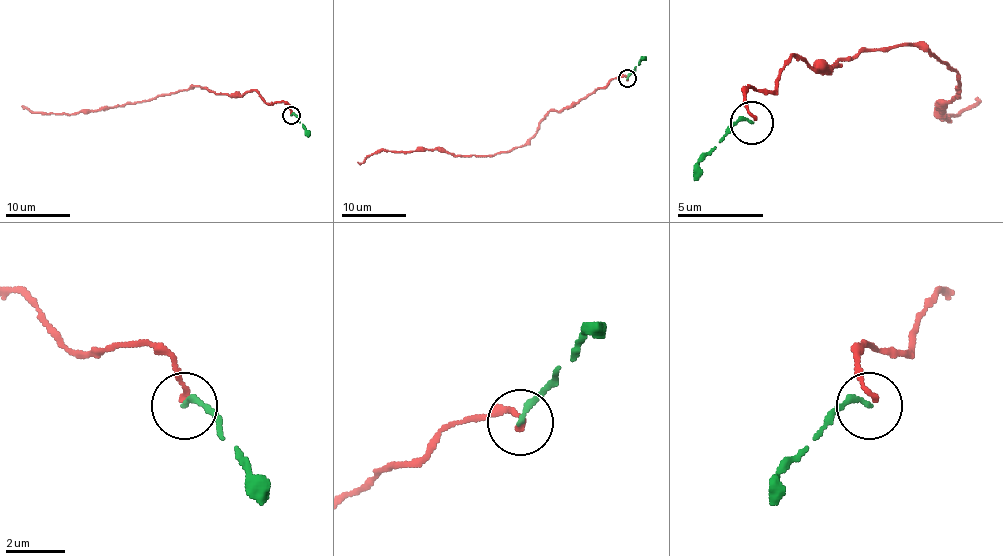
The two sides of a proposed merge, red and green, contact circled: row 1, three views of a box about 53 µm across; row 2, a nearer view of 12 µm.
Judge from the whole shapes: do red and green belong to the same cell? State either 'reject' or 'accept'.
accept

